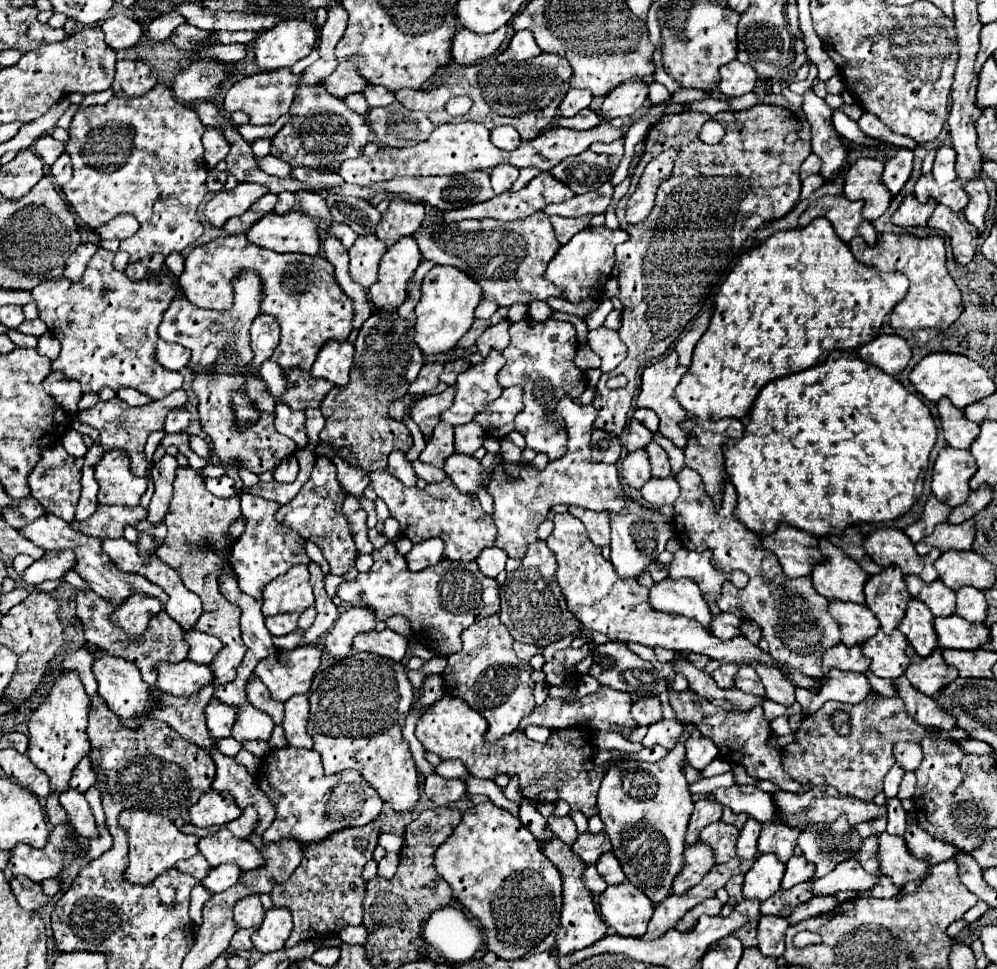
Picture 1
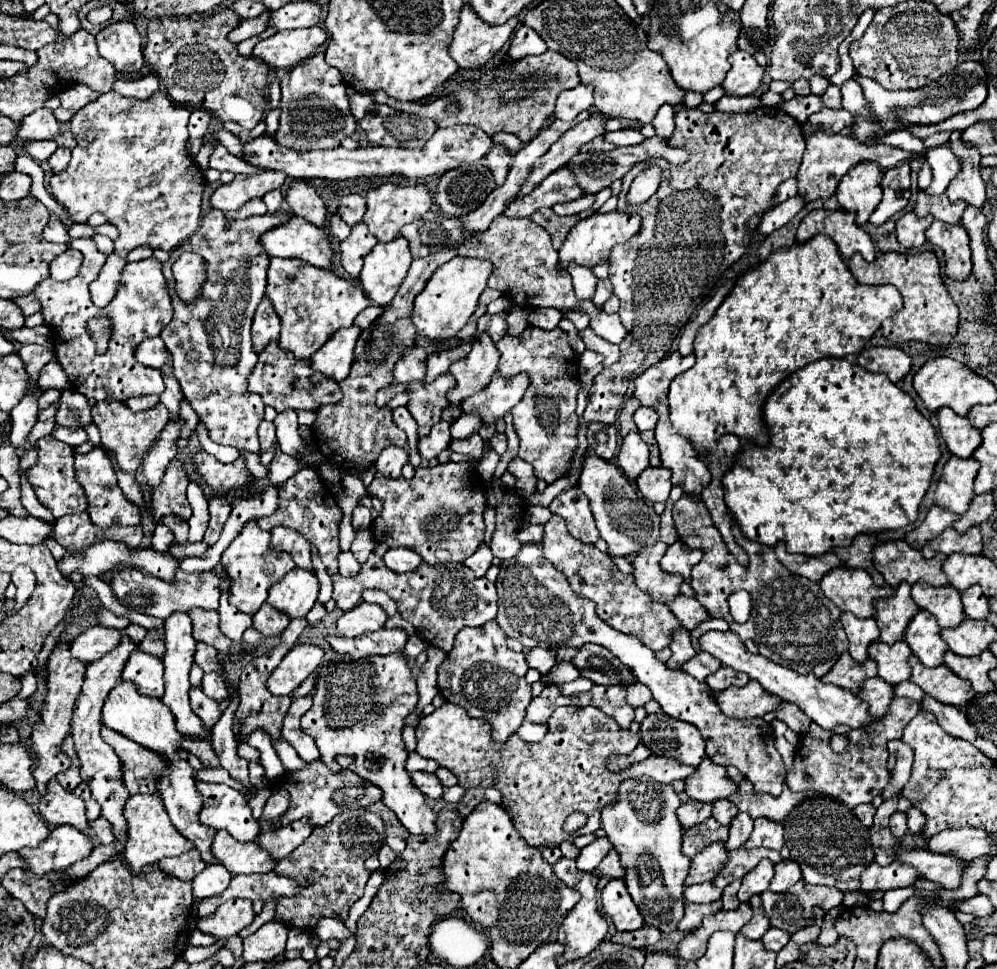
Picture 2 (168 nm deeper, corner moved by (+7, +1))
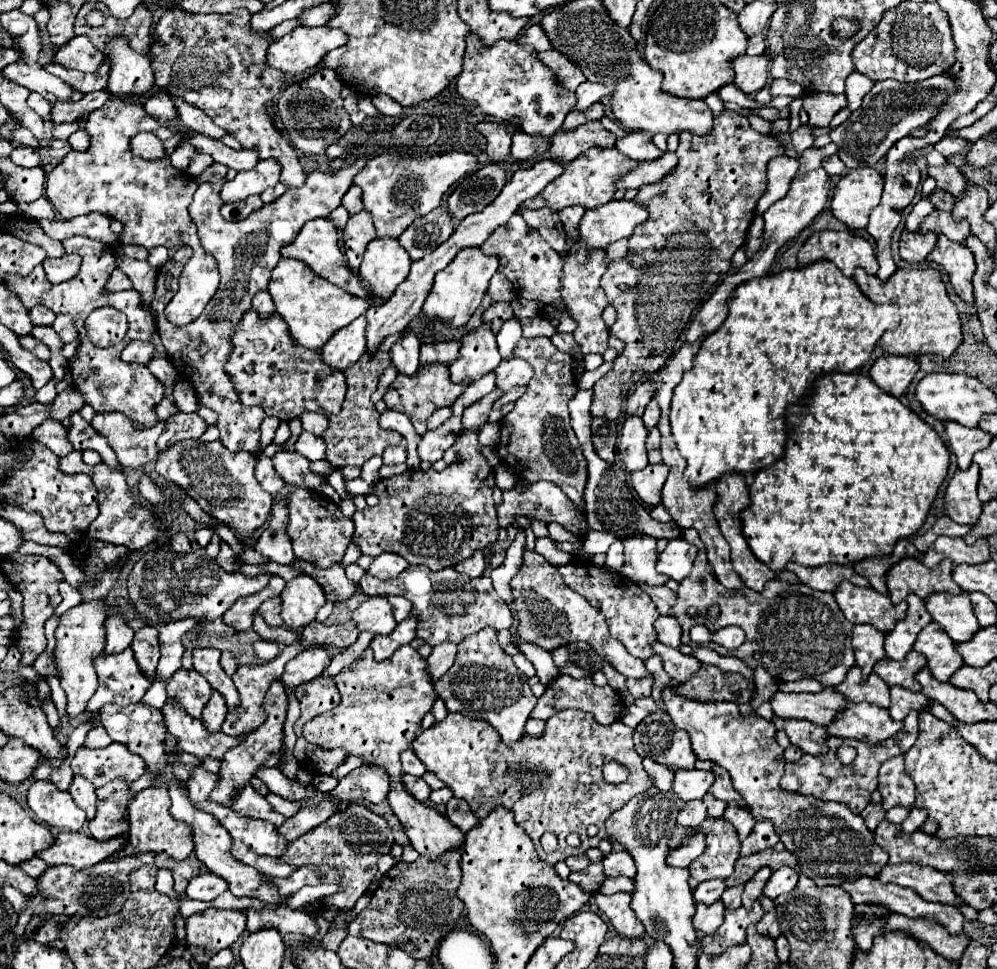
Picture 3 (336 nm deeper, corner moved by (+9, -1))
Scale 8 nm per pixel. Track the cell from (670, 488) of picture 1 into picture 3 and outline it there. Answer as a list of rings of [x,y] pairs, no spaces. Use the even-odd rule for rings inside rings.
[[[649,463],[645,469],[631,473],[631,483],[633,483],[633,489],[637,491],[637,495],[645,503],[655,507],[661,503],[661,489],[663,489],[667,475],[669,475],[669,467],[665,463],[661,463],[661,465]]]

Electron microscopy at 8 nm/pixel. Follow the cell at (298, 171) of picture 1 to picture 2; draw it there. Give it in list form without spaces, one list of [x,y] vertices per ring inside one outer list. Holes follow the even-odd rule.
[[[221,143],[215,145],[215,151],[209,159],[209,167],[217,169],[217,171],[231,171],[231,173],[247,173],[247,175],[255,175],[255,173],[261,173],[265,169],[257,169],[257,167],[249,167],[247,161],[239,159],[239,157],[233,157]]]

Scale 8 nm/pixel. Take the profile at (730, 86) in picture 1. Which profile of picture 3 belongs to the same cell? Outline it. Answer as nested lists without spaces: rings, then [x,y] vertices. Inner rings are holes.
[[[767,53],[763,55],[741,55],[733,61],[733,69],[735,69],[735,85],[747,93],[753,95],[757,91],[761,91],[767,83],[767,71],[769,71],[769,61],[771,57]]]

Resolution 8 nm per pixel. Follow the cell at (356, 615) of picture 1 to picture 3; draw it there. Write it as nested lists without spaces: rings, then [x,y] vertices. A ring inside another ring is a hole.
[[[369,597],[355,609],[353,621],[357,623],[359,631],[371,631],[377,635],[389,635],[397,625],[387,597]]]

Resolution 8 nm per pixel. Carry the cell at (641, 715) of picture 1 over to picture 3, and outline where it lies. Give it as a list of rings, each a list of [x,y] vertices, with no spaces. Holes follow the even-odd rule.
[[[643,677],[643,679],[627,679],[627,689],[633,697],[649,697],[653,687],[653,677]]]

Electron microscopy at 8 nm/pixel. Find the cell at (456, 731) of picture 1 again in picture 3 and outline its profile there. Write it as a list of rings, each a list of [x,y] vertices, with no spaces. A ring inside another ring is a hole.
[[[565,709],[557,715],[553,715],[551,719],[547,719],[545,731],[539,737],[523,735],[519,741],[513,743],[513,747],[507,747],[507,745],[503,745],[501,737],[497,737],[495,729],[487,721],[465,717],[461,713],[449,713],[445,721],[435,723],[433,727],[425,729],[413,741],[413,749],[415,749],[417,757],[425,763],[427,771],[435,773],[453,791],[453,797],[465,799],[479,819],[485,819],[485,815],[491,813],[491,809],[497,805],[503,805],[509,811],[513,811],[515,823],[521,825],[525,829],[525,833],[533,839],[539,857],[543,857],[545,863],[555,865],[557,861],[565,861],[571,855],[583,855],[587,849],[599,847],[599,843],[603,839],[609,839],[603,825],[611,817],[611,813],[621,809],[637,793],[651,787],[651,781],[641,765],[643,759],[637,755],[634,745],[629,745],[629,737],[633,737],[633,733],[635,731],[631,727],[623,725],[621,721],[615,721],[611,725],[599,725],[593,719],[593,715],[589,715],[585,711]],[[607,761],[621,763],[629,771],[627,781],[617,783],[617,785],[607,783],[603,779],[603,765]],[[589,825],[599,827],[599,833],[595,837],[587,835]],[[547,831],[555,833],[559,839],[559,851],[555,851],[555,853],[545,853],[539,845],[541,835]],[[569,833],[577,833],[581,837],[579,847],[573,849],[565,843],[565,837]]]

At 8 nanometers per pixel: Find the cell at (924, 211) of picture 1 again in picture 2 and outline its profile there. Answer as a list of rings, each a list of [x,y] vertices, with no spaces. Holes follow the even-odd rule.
[[[913,211],[901,215],[895,223],[895,233],[897,239],[903,247],[911,249],[911,247],[921,247],[925,243],[925,231],[931,225],[931,215],[927,217],[917,217]]]

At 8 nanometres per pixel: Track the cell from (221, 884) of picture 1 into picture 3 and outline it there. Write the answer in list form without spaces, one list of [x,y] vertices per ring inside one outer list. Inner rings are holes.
[[[205,873],[205,875],[197,875],[189,881],[187,885],[187,895],[191,899],[197,901],[213,901],[215,897],[219,897],[223,891],[227,891],[227,883],[221,881],[221,877],[213,875],[213,873]]]

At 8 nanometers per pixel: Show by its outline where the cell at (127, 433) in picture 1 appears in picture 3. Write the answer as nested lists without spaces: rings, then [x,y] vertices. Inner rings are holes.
[[[97,413],[91,421],[93,429],[101,433],[117,459],[125,467],[141,467],[157,459],[157,439],[163,433],[163,421],[153,429],[135,429],[133,423],[121,413]]]

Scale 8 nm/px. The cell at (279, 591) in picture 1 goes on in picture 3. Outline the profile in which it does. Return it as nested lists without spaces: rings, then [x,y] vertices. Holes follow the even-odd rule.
[[[307,575],[293,577],[281,591],[281,599],[283,599],[281,617],[285,621],[285,627],[291,631],[299,631],[305,625],[309,625],[315,619],[317,611],[325,605],[321,585]]]

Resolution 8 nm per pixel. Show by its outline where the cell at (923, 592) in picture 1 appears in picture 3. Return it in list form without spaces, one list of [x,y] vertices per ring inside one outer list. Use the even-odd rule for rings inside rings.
[[[933,593],[925,599],[925,607],[931,613],[933,621],[937,621],[955,643],[971,641],[973,633],[977,633],[977,629],[981,627],[967,593]]]

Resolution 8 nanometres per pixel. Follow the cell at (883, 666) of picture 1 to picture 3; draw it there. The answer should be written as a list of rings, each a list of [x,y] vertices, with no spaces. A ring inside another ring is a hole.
[[[911,651],[903,661],[893,661],[893,659],[883,659],[875,665],[875,673],[887,683],[887,685],[899,685],[909,691],[921,691],[919,683],[915,681],[915,675],[925,669],[925,657],[917,651]]]

